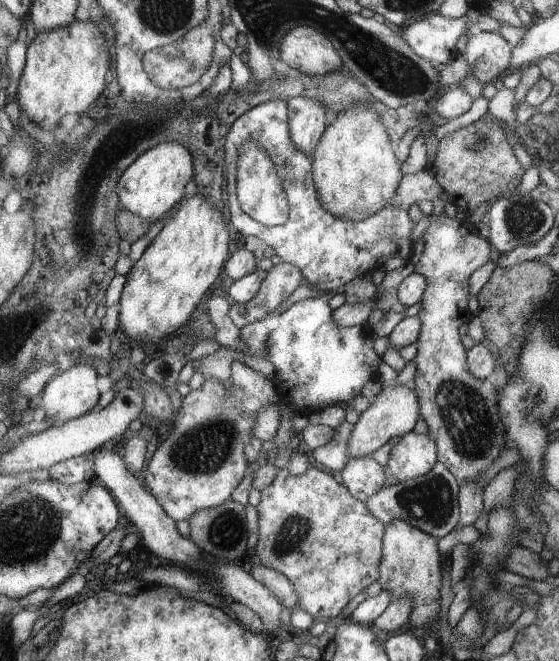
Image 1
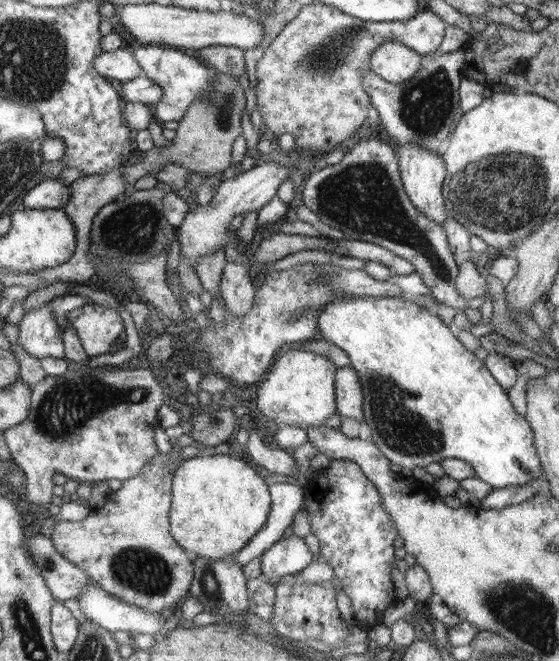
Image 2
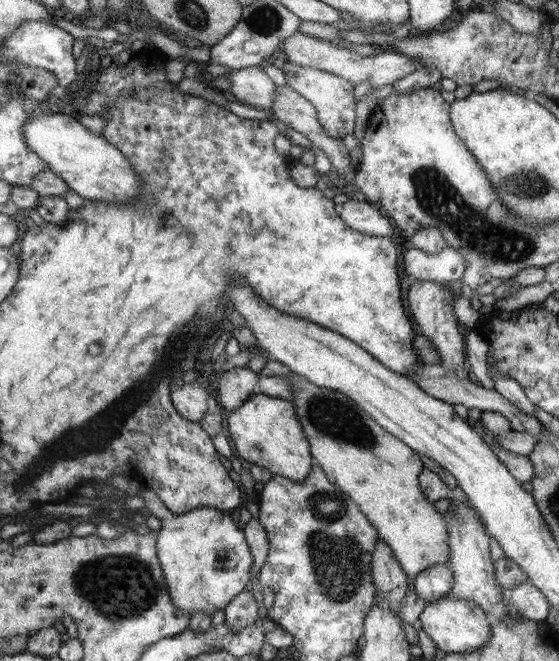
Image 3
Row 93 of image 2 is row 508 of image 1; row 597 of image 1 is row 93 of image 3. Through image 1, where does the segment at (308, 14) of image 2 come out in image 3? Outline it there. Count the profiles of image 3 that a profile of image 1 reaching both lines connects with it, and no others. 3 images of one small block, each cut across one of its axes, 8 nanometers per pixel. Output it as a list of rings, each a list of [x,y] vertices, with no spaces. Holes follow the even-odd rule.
[[[290,61],[284,63],[282,70],[289,88],[314,104],[318,120],[320,120],[324,130],[328,132],[328,136],[342,139],[346,134],[353,134],[357,120],[355,111],[357,104],[354,97],[355,84],[353,82],[346,81],[345,78],[332,74],[330,71],[303,67]]]

